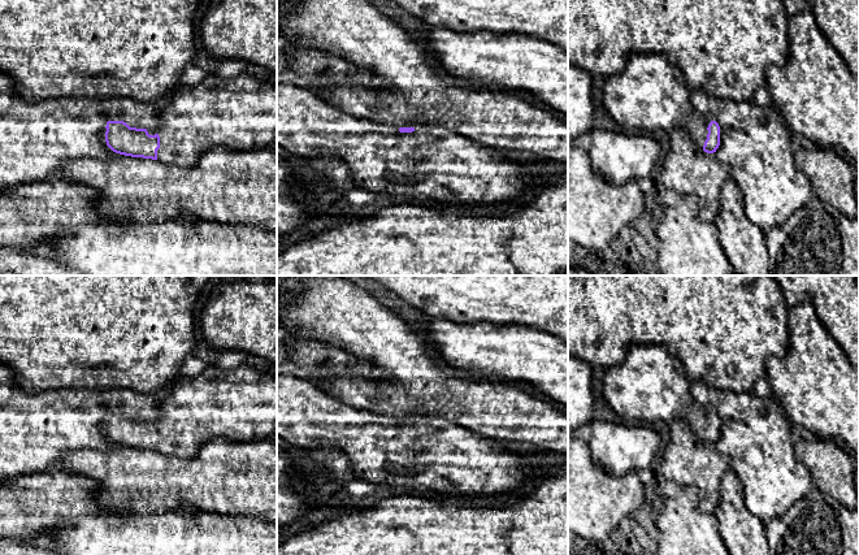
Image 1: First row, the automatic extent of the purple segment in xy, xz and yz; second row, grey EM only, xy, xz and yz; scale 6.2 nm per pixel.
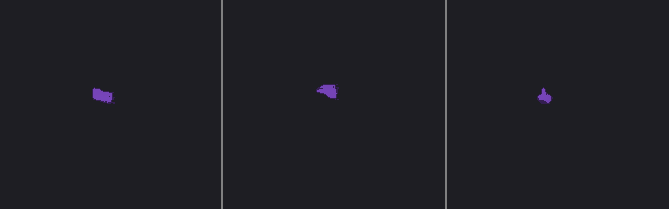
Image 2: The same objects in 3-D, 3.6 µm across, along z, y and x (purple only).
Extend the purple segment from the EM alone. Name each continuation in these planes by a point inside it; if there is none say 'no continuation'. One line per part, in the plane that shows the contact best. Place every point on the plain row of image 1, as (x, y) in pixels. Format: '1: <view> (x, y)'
1: xy (239, 404)

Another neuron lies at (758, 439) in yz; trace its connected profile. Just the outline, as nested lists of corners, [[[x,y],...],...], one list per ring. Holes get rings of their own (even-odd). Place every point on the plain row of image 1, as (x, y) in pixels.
[[[706,381],[690,382],[690,393],[708,413],[719,415],[720,437],[713,446],[730,460],[730,467],[742,484],[742,500],[754,516],[767,525],[808,495],[814,481],[795,456],[797,430],[782,415],[781,404],[773,396],[759,398],[754,393],[717,390]]]

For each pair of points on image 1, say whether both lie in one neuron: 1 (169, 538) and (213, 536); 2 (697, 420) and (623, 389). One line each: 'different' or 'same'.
1: same
2: same

